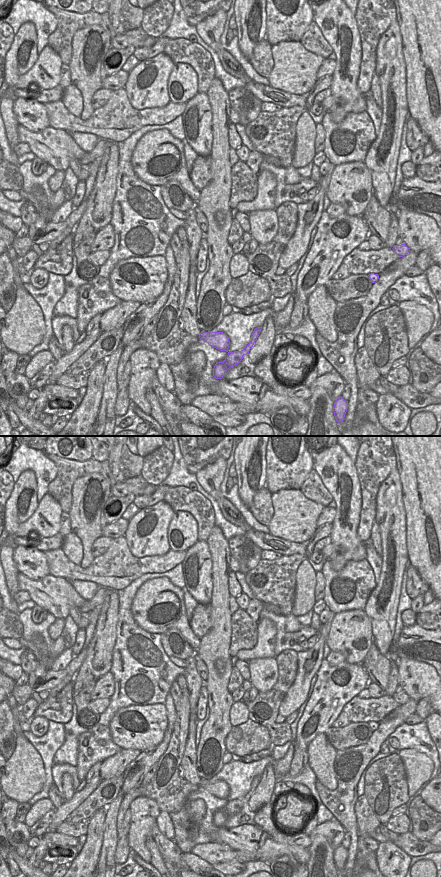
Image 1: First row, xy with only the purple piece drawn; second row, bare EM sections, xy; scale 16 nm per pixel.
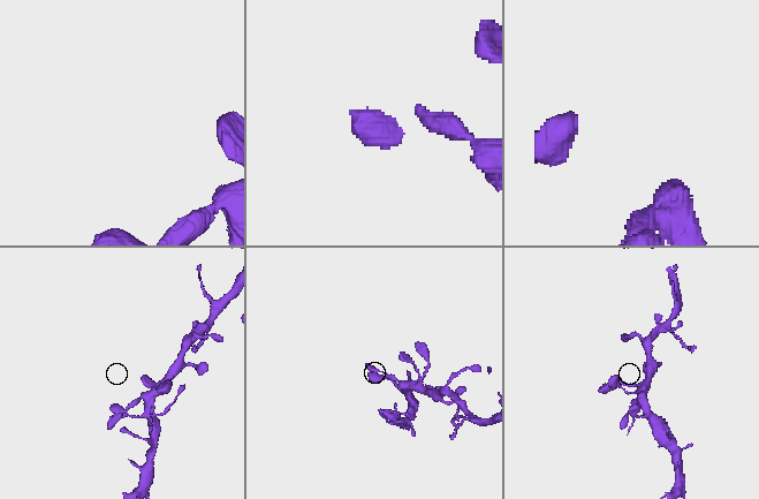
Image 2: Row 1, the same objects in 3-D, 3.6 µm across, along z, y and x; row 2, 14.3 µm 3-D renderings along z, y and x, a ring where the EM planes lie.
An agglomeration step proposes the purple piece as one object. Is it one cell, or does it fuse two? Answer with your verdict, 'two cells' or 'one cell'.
one cell

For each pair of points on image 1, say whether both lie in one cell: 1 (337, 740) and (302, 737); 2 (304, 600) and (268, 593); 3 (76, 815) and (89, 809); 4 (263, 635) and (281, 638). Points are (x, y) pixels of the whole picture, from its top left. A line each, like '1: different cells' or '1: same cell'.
1: different cells
2: different cells
3: same cell
4: different cells

